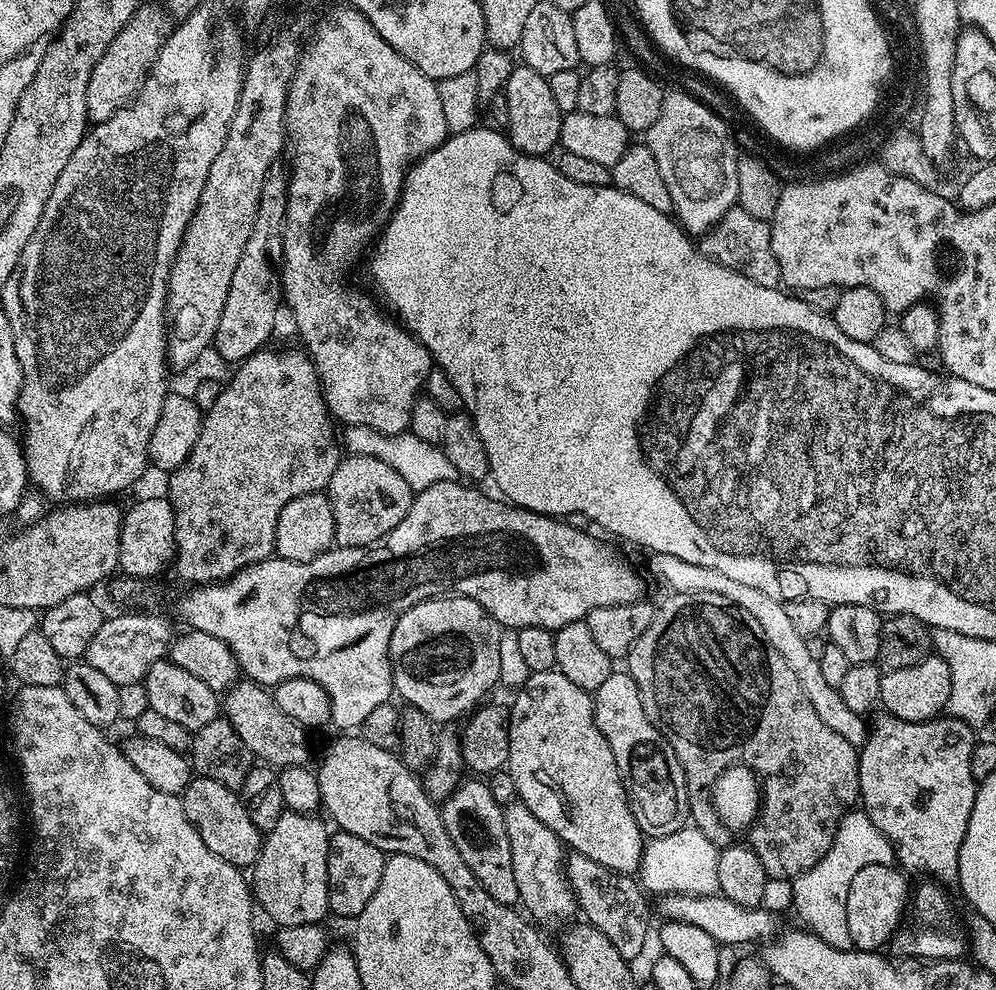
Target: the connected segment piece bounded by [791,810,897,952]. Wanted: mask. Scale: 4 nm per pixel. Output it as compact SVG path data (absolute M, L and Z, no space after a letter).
M849 810L839 821L834 842L830 850L826 850L826 858L791 881L792 904L807 931L838 950L851 952L850 926L846 926L846 894L850 894L850 882L854 882L858 870L866 870L866 866L892 864L897 855L886 834L882 834L882 830L870 822L863 810Z

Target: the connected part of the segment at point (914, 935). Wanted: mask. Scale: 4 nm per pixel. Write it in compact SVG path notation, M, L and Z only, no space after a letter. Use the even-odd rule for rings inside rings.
M928 882L932 884L915 885L914 895L910 900L910 916L913 916L916 921L913 924L905 923L903 926L897 928L894 937L894 945L904 956L921 956L925 962L933 960L959 960L966 952L966 928L962 923L962 916L956 913L956 908L952 905L952 900L948 897L948 892L943 883Z

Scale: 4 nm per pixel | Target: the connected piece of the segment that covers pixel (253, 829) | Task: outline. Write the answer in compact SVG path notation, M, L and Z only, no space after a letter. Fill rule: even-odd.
M193 775L180 801L186 810L186 818L190 818L202 842L206 842L208 849L218 854L218 858L241 870L251 869L255 865L260 856L262 834L258 826L254 826L243 799L233 789L222 786L222 782L214 782L214 778Z

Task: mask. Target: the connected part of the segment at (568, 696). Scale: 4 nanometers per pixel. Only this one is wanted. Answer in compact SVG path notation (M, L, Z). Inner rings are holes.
M555 670L531 673L528 680L519 687L515 696L516 701L510 704L510 715L508 717L510 722L510 754L508 755L506 771L514 778L518 800L524 803L534 814L534 817L552 830L572 852L580 852L587 858L592 858L594 862L601 863L602 866L606 866L615 872L639 873L640 862L644 858L646 837L640 831L638 822L628 805L628 791L624 789L624 783L618 770L618 762L614 762L614 750L610 750L610 742L606 742L602 730L598 730L596 725L596 709L593 697L586 690L574 686L574 682L570 682L570 678L566 678L566 674Z

